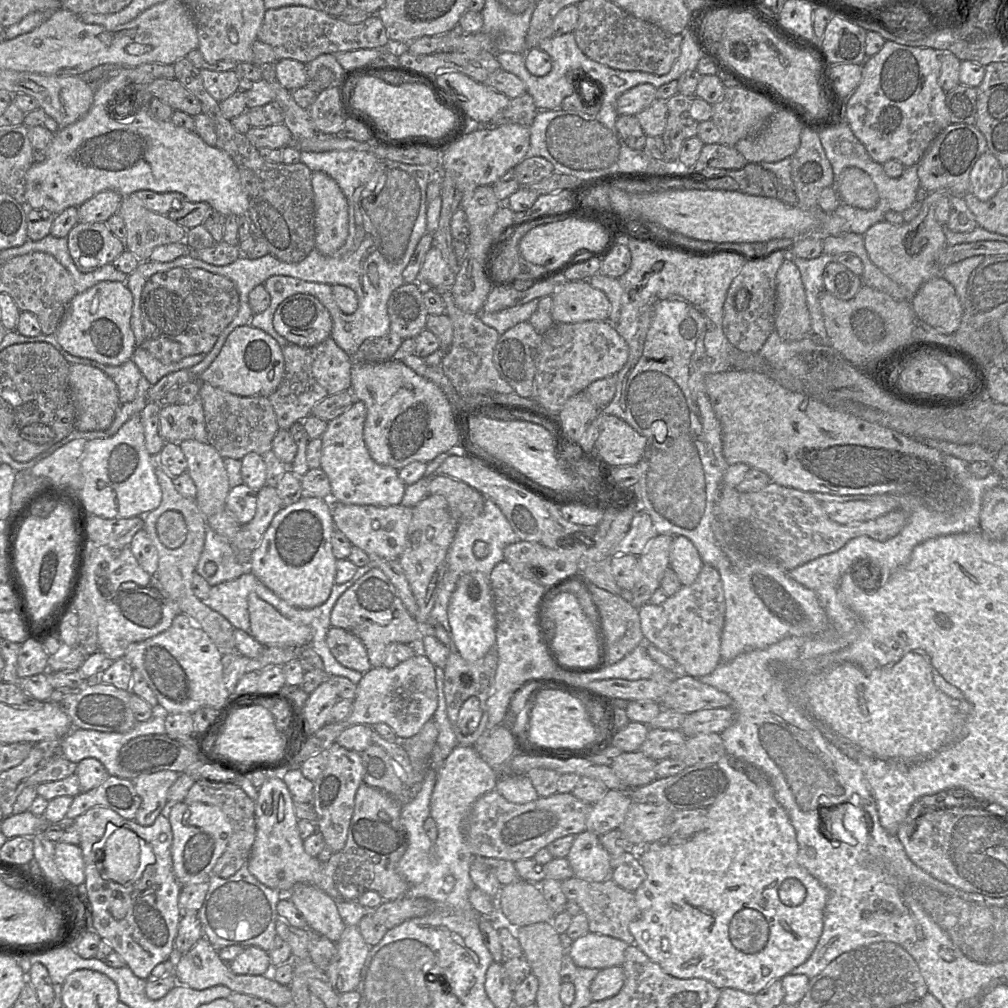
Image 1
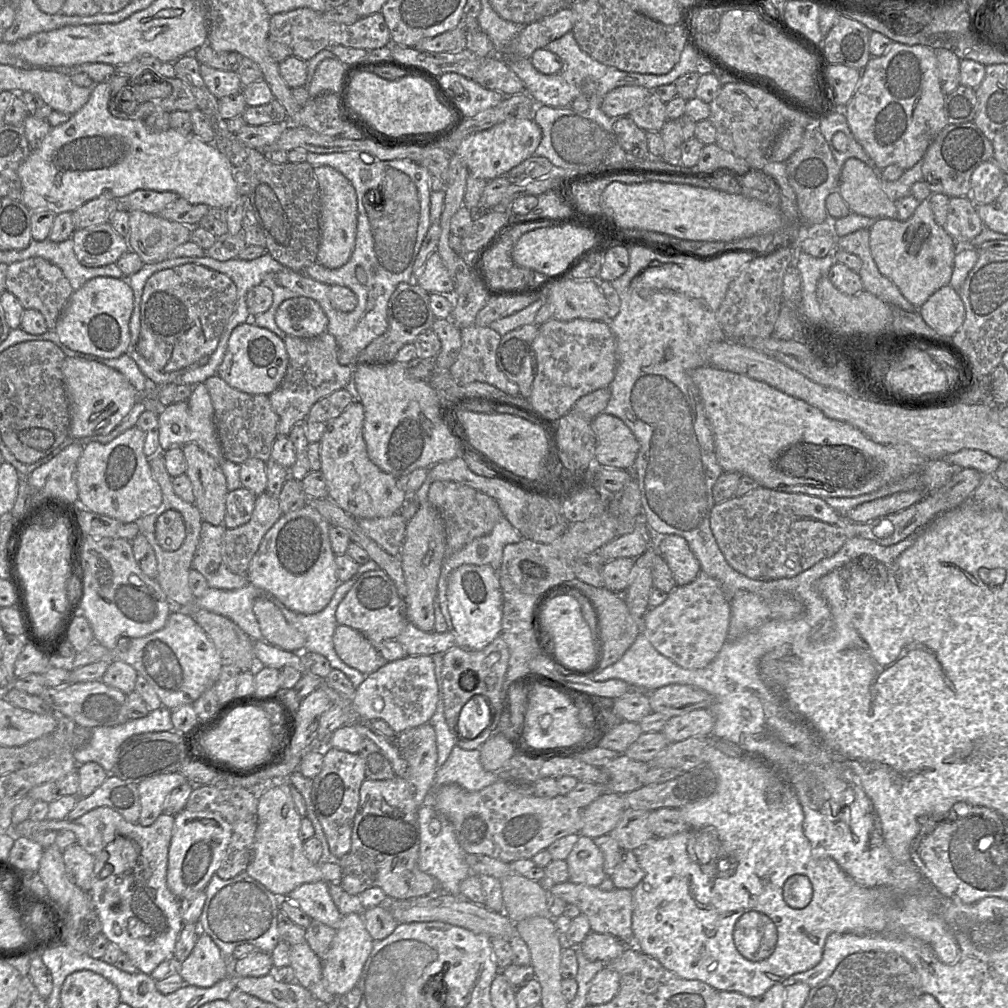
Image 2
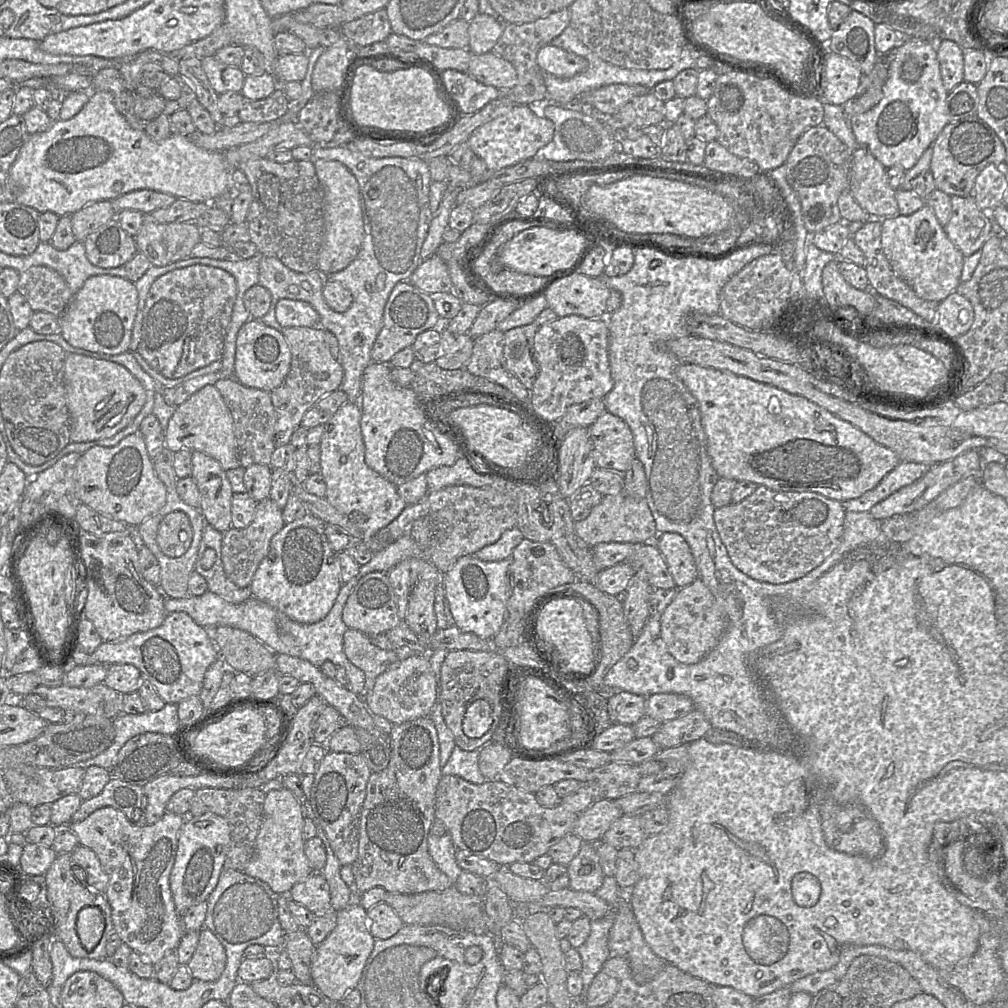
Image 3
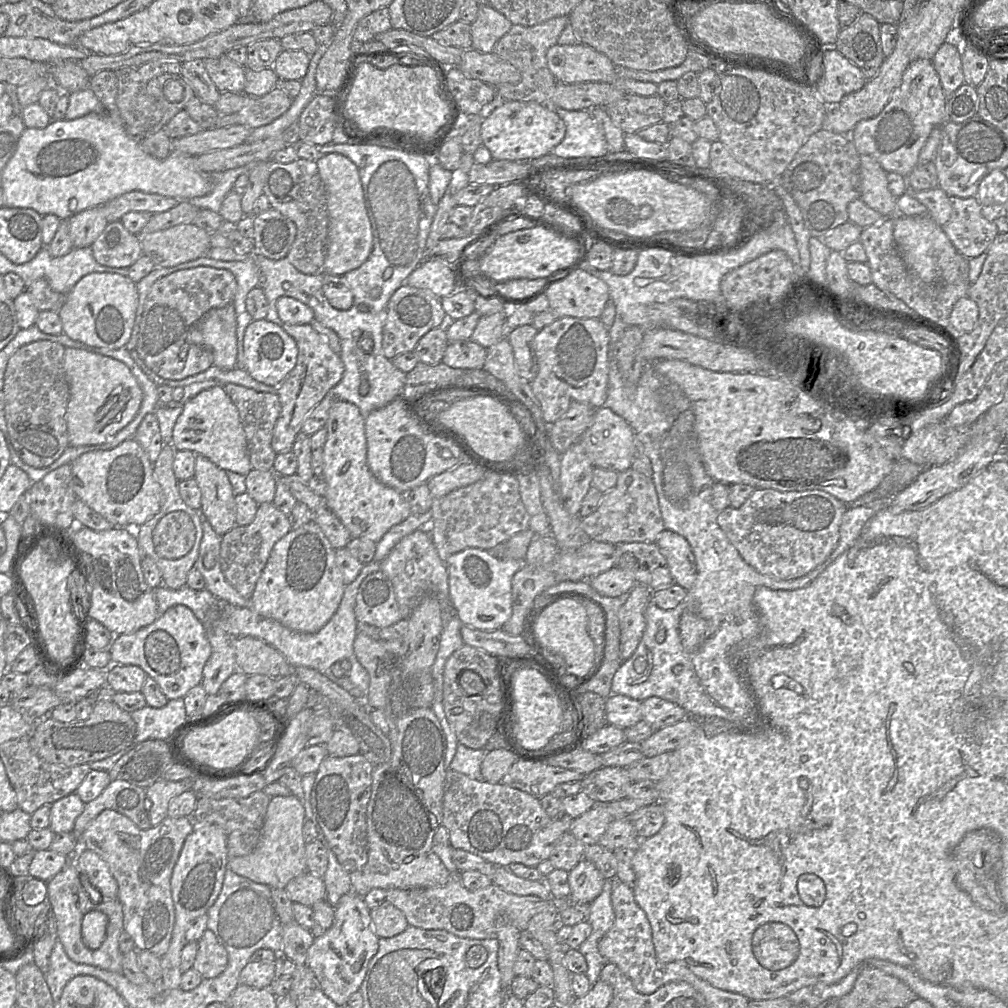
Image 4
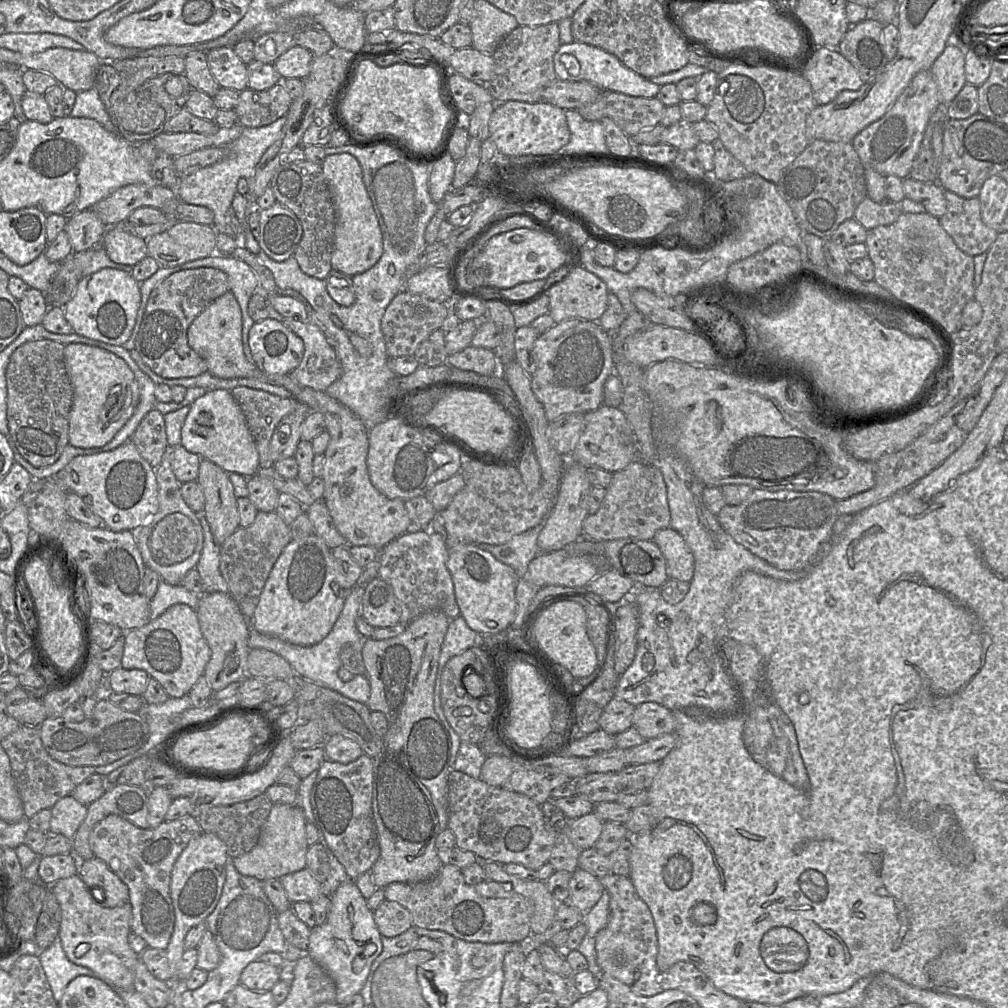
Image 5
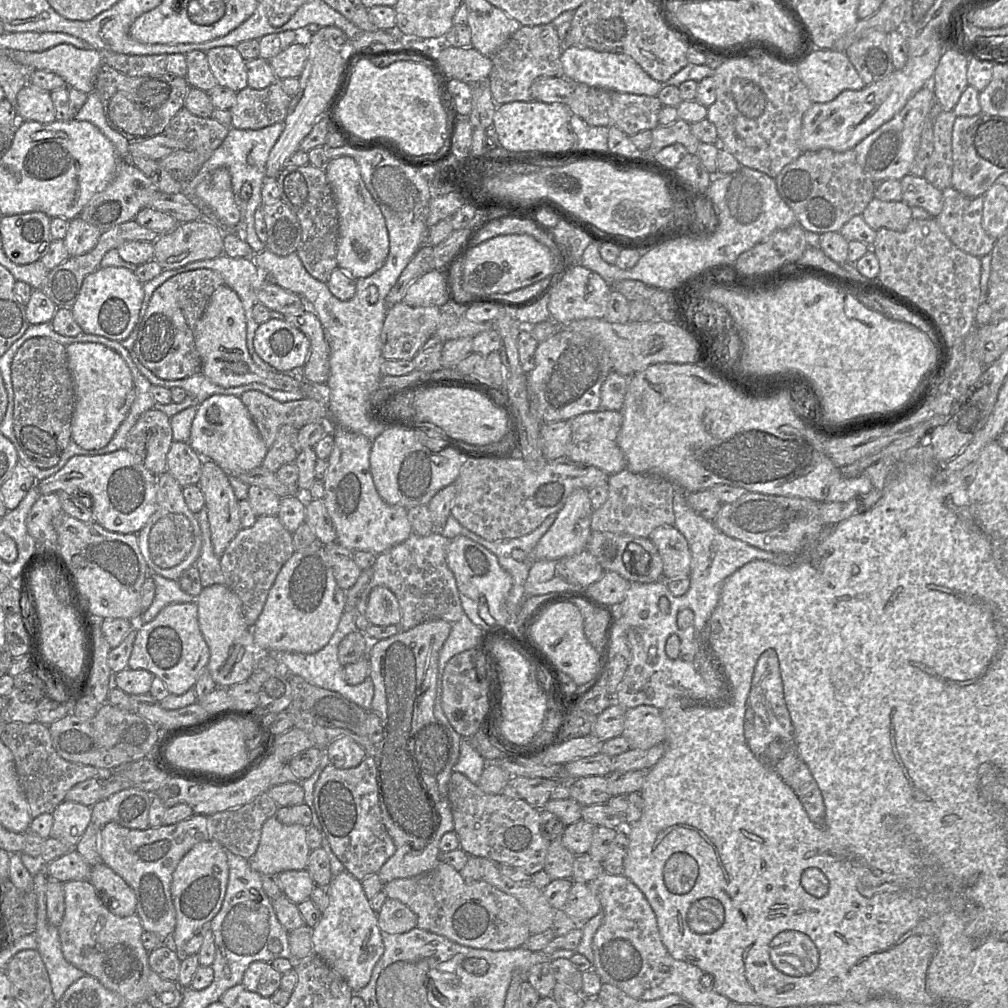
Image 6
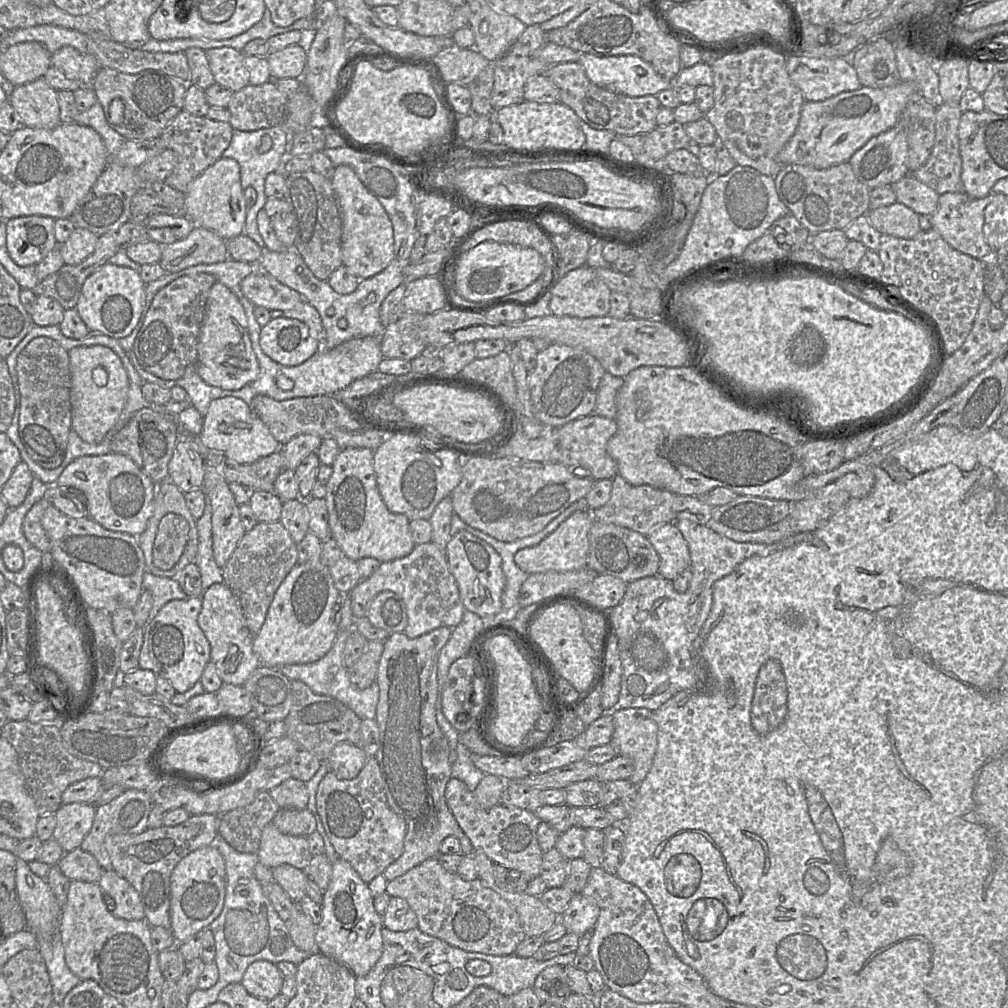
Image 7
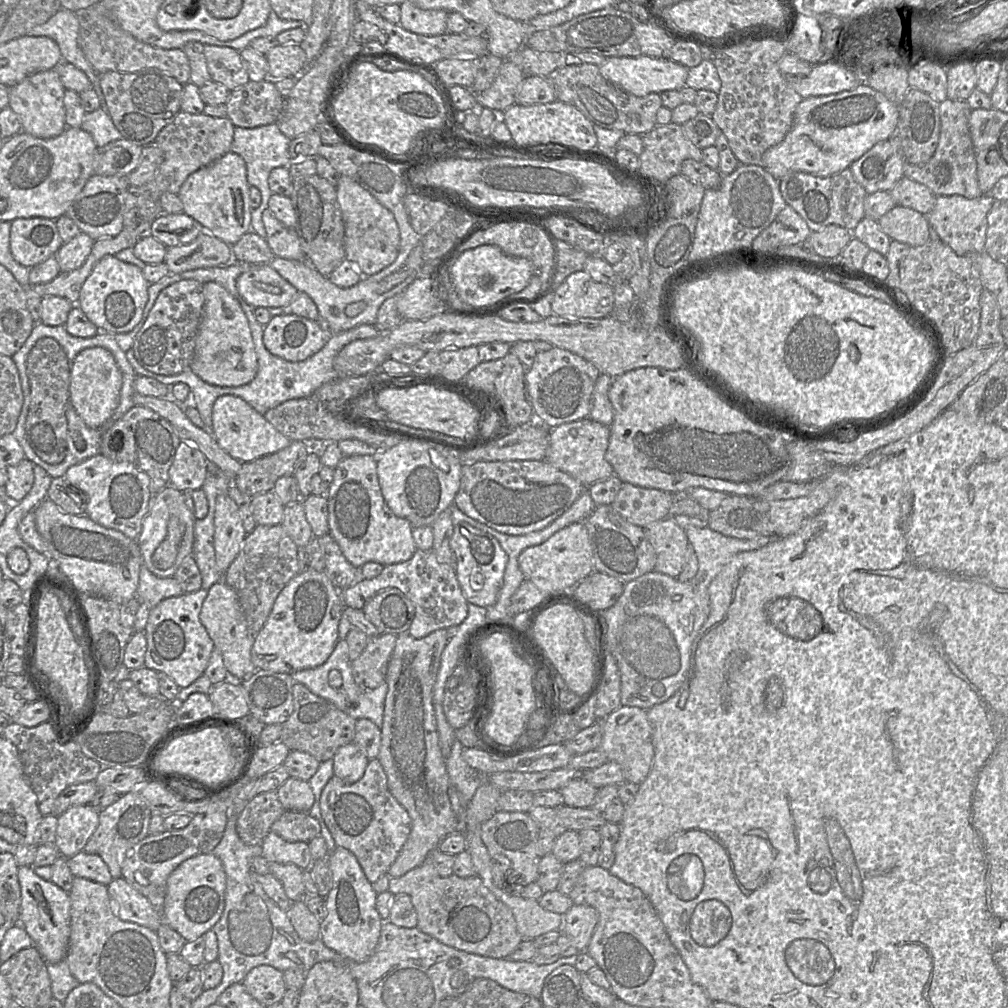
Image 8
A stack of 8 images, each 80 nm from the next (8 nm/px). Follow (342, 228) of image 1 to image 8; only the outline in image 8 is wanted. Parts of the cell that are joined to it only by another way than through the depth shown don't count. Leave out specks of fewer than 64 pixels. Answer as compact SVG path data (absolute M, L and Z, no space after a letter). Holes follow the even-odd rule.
M340 176L336 193L345 228L345 258L367 276L391 265L398 256L400 245L400 232L393 213L348 176Z

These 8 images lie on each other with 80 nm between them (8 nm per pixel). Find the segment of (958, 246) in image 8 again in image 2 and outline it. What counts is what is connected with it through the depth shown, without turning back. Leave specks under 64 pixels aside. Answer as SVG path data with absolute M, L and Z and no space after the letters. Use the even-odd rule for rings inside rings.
M951 197L944 230L960 246L967 246L984 229L971 197Z

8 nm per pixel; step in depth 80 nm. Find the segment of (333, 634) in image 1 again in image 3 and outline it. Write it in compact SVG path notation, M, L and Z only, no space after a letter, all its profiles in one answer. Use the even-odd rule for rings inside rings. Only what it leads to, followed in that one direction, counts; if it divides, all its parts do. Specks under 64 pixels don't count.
M348 628L343 635L343 651L347 659L365 675L365 691L369 693L376 678L392 665L414 656L407 647L382 650L370 641L364 633Z

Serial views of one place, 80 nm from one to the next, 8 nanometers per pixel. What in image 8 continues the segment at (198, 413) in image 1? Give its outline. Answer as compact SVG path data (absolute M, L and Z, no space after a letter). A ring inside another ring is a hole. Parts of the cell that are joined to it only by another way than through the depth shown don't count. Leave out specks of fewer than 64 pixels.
M222 395L214 402L211 434L223 450L241 463L276 453L292 442L244 399L234 395Z

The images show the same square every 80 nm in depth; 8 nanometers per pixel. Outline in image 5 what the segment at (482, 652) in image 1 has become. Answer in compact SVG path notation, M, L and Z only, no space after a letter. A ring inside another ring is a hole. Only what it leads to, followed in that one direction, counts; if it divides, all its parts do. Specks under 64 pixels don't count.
M462 544L448 550L447 568L460 615L473 631L479 635L496 634L511 625L516 614L515 588L519 578L510 566L476 545Z

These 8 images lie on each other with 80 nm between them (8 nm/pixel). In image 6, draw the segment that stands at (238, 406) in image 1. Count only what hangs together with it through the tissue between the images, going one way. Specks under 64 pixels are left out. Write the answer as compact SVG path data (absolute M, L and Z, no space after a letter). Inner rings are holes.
M257 390L244 392L240 400L248 409L268 448L272 446L279 429L284 425L301 429L310 423L327 423L331 432L329 409L317 400L279 402Z

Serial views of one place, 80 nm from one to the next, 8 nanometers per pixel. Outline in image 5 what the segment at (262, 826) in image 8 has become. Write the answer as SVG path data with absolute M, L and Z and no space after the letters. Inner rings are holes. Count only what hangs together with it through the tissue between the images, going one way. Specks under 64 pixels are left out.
M262 793L251 800L226 806L202 804L196 807L194 815L202 831L215 834L227 846L228 856L235 858L250 852L256 846L273 804L268 795Z

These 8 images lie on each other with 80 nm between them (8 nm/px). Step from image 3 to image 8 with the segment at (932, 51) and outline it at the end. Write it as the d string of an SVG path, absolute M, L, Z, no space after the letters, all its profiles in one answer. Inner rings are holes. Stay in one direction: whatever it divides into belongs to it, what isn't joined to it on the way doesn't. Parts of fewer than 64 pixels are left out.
M896 133L887 140L879 141L859 159L849 166L855 180L865 189L867 194L877 191L890 191L904 176L904 157L900 146L900 140Z

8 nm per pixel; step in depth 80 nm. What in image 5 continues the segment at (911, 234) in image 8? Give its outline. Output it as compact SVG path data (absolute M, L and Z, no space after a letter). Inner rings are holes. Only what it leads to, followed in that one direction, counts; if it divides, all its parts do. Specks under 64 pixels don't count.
M866 197L856 208L853 218L866 230L894 223L901 215L899 204L890 201L877 203Z

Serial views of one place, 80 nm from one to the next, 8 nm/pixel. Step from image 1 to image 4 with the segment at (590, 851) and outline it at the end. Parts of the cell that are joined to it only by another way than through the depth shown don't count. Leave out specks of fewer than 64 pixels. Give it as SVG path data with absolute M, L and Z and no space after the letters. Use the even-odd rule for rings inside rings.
M586 858L569 871L570 899L574 904L587 907L602 892L606 878Z

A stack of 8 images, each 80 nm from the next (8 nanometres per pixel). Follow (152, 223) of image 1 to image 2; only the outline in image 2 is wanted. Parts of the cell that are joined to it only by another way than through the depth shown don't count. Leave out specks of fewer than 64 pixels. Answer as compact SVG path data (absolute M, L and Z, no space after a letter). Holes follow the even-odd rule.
M128 210L129 234L127 243L144 263L156 263L168 259L169 253L177 246L190 241L192 228L178 222L167 220L157 214L142 210Z

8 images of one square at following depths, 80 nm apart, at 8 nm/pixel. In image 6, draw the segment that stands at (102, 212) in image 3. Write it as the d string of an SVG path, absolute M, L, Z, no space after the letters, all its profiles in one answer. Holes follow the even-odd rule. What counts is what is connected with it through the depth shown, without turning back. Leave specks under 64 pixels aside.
M77 216L68 222L63 239L70 257L83 255L92 250L101 235L101 231Z

